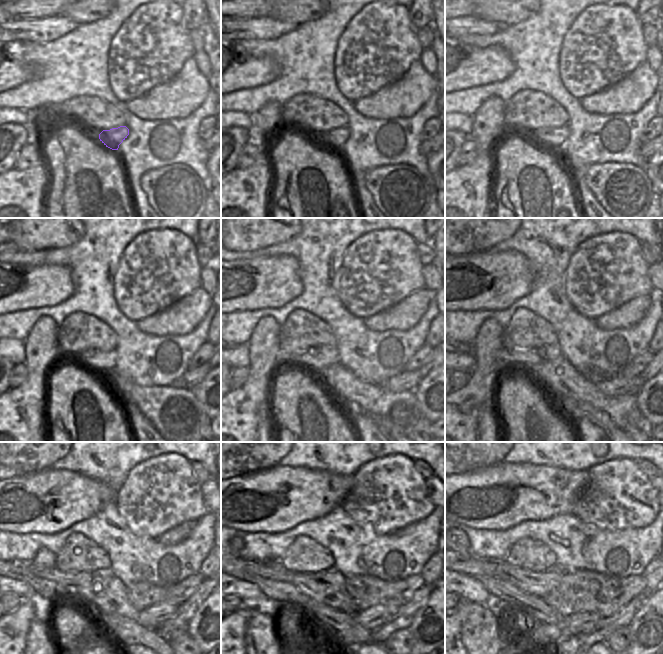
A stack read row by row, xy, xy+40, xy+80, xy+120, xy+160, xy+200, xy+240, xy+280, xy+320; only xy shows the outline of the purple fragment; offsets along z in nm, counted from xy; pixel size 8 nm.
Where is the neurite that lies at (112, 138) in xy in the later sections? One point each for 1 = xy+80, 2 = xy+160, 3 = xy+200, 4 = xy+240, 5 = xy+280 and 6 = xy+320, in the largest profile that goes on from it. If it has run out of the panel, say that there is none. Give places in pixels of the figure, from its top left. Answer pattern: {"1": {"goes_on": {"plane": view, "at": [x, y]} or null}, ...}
{"1": {"goes_on": {"plane": "xy+80", "at": [554, 138]}}, "2": {"goes_on": {"plane": "xy+160", "at": [323, 356]}}, "3": {"goes_on": {"plane": "xy+200", "at": [532, 356]}}, "4": {"goes_on": {"plane": "xy+240", "at": [52, 574]}}, "5": {"goes_on": {"plane": "xy+280", "at": [274, 570]}}, "6": {"goes_on": {"plane": "xy+320", "at": [467, 567]}}}

